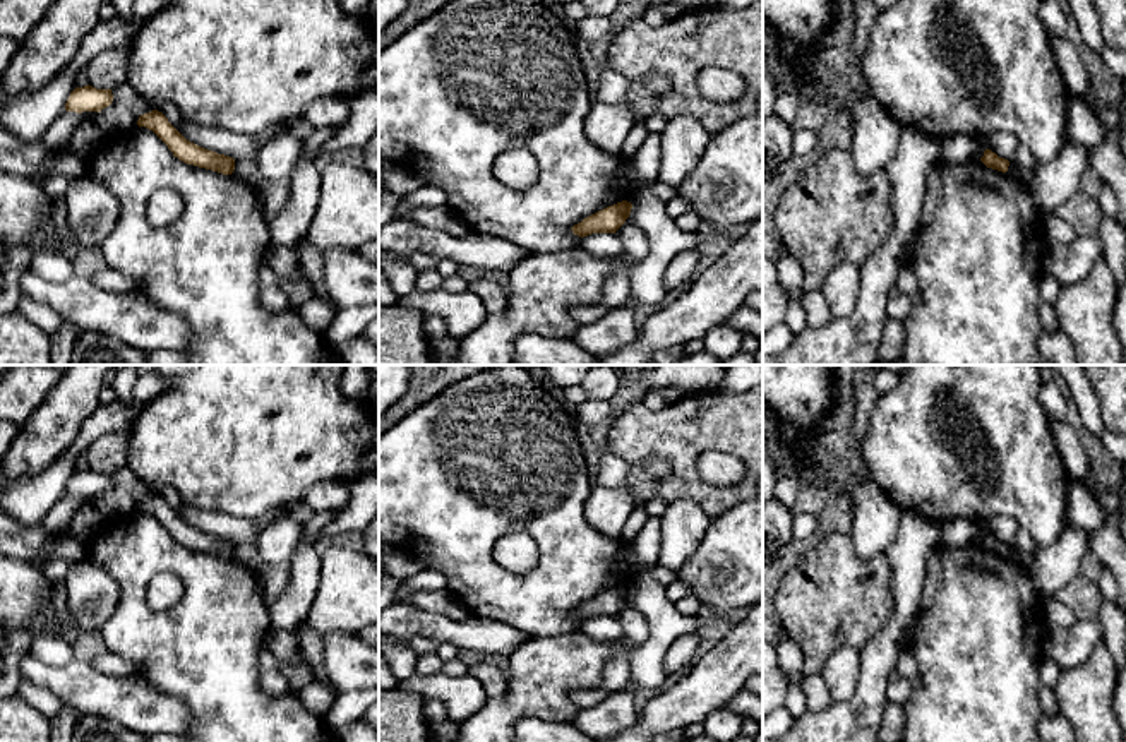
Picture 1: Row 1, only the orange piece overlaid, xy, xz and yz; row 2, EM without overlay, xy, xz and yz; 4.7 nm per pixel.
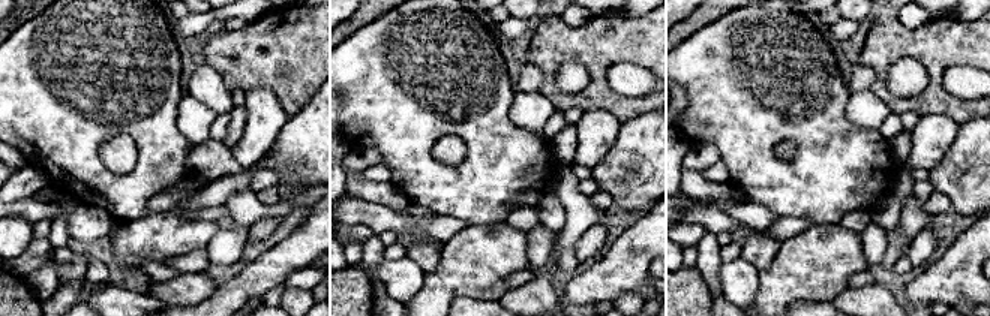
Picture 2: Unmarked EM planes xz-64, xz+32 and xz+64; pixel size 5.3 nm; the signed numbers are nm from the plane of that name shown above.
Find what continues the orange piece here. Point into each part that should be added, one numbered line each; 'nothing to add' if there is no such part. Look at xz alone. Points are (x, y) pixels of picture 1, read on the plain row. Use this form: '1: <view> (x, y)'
nothing to add

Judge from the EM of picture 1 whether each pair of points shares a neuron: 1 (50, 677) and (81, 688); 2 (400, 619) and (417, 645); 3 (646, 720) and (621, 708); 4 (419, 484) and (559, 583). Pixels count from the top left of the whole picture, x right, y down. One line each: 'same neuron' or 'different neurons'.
1: same neuron
2: different neurons
3: different neurons
4: same neuron

